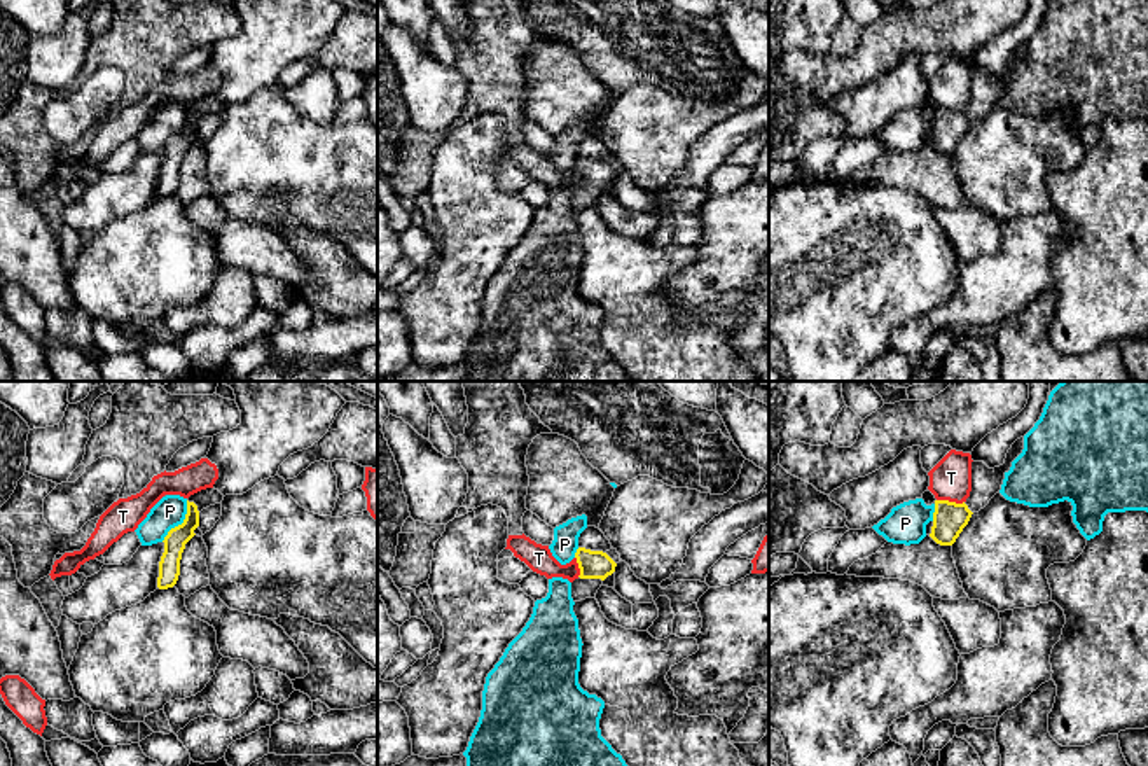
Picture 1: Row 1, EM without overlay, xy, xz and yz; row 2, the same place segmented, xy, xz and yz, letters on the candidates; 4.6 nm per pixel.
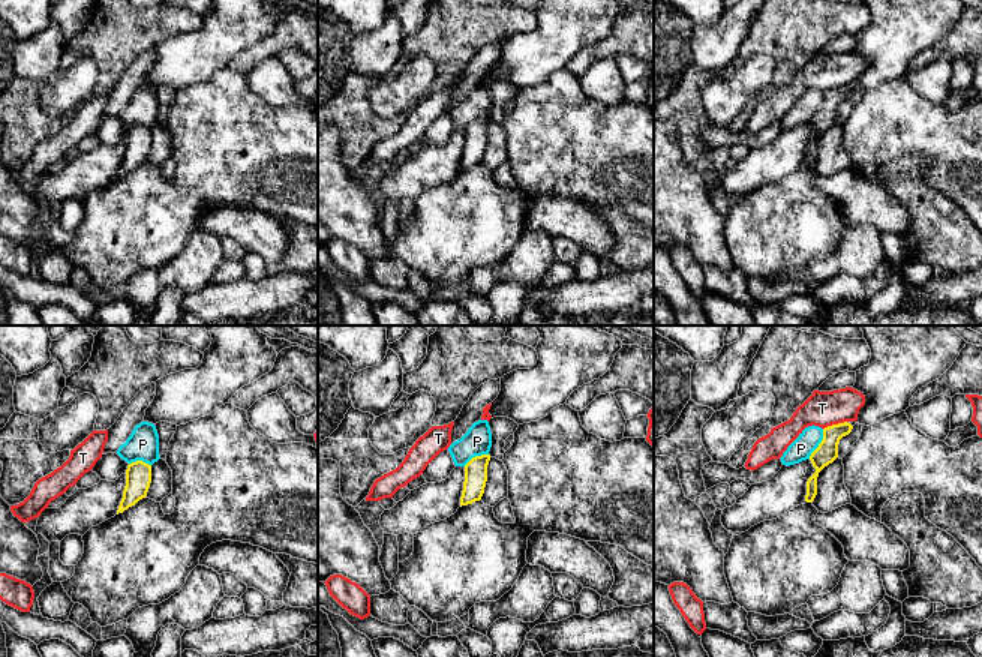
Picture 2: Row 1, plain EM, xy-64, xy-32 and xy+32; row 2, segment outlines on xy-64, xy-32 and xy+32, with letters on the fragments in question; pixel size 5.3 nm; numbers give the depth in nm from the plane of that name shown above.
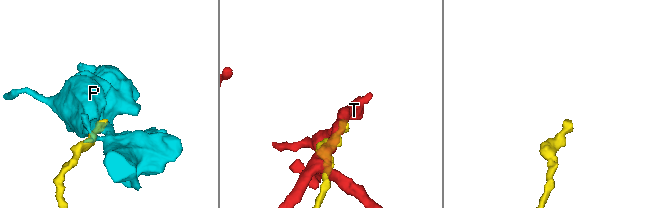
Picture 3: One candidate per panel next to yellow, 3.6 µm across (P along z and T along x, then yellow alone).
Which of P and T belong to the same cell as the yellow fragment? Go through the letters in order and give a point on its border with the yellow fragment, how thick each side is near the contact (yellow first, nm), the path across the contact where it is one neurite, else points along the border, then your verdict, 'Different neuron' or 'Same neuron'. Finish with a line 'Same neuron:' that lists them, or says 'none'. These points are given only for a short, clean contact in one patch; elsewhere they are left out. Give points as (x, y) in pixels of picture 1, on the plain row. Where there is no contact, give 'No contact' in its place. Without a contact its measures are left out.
P: Touches yellow at xy (182, 132). Thickness 100 nm (yellow) against 150 nm. Boundary: xy (187, 109), (184, 128), (161, 149). Different neuron
T: Touches yellow at yz (951, 111). Thickness 160 nm (yellow) against 190 nm. Different neuron
Same neuron: none

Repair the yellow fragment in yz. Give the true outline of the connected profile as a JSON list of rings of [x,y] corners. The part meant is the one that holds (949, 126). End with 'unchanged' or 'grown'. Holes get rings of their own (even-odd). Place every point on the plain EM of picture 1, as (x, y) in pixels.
[[[1024,45],[1017,47],[1006,61],[1005,72],[989,77],[984,70],[972,70],[972,100],[963,112],[935,108],[933,135],[930,145],[940,154],[952,154],[973,121],[984,117],[999,101],[1005,82],[1022,61]]]; grown

